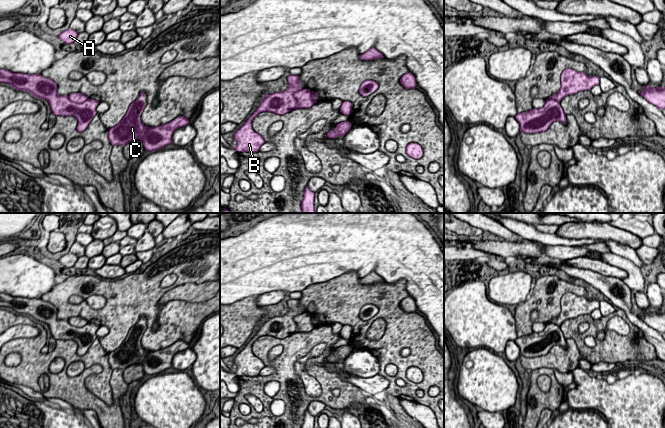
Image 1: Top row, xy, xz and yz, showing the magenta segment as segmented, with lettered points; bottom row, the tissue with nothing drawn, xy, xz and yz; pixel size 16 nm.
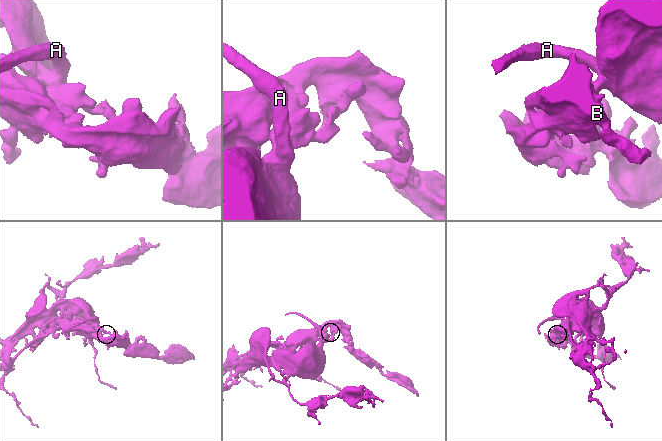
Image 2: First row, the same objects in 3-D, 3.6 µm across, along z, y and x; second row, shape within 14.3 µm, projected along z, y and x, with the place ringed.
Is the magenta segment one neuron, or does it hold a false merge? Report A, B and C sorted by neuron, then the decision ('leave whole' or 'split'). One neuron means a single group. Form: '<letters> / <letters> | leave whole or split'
A B C | leave whole

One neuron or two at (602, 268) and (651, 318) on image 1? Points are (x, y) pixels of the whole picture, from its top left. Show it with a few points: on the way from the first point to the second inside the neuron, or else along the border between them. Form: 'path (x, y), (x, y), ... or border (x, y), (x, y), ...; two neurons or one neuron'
border (586, 269), (620, 279); two neurons

